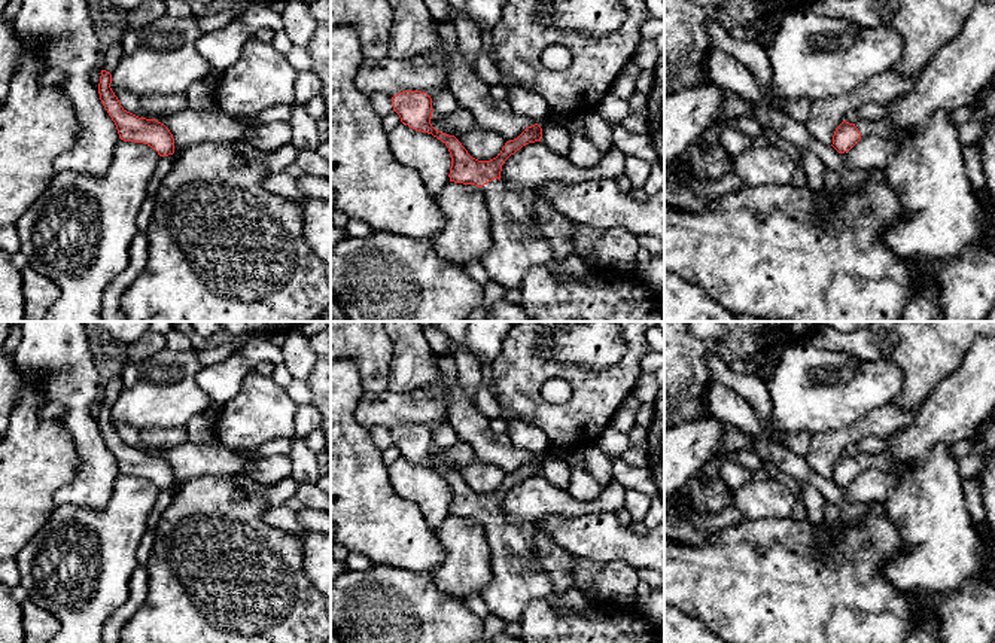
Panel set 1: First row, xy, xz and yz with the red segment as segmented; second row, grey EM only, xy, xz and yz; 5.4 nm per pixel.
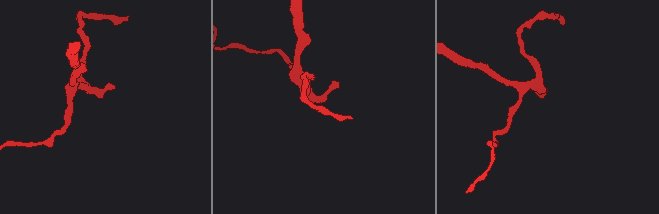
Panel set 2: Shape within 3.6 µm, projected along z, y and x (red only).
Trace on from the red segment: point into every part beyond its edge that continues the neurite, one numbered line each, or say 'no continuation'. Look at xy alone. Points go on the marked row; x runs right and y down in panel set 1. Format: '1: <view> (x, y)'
no continuation

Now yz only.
1: yz (942, 216)

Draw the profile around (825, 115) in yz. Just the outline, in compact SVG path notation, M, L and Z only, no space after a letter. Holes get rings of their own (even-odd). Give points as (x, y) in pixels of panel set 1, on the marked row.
M889 68L870 77L849 94L815 100L804 125L816 140L831 146L836 128L851 112L855 112L868 101L888 104L912 91L916 83L918 77L901 76L894 68Z

